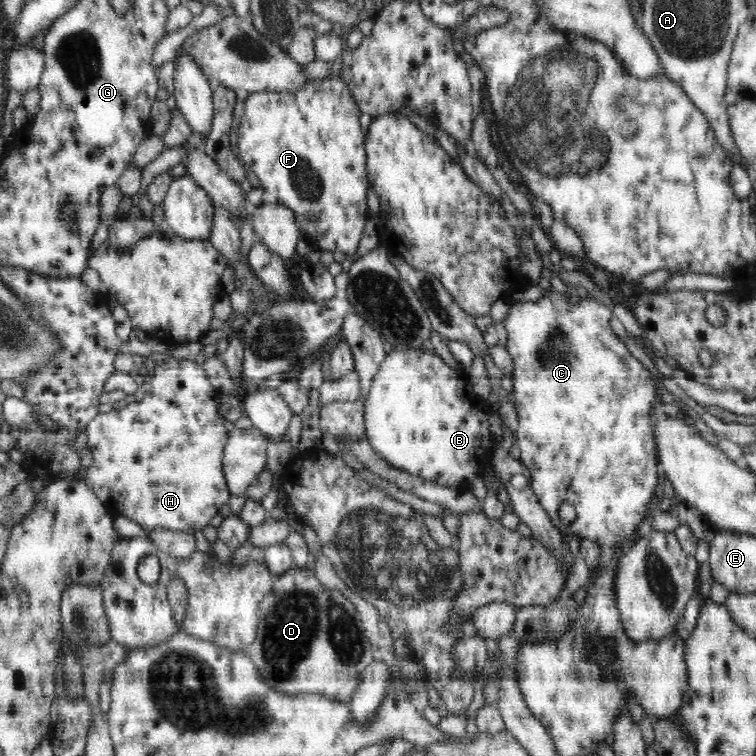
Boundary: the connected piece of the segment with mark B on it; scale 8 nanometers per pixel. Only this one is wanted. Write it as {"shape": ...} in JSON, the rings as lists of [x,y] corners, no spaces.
{"shape":[[[393,348],[374,376],[364,407],[364,438],[382,459],[398,469],[441,486],[462,490],[473,478],[482,476],[490,465],[496,446],[495,437],[490,432],[491,410],[474,396],[466,376],[459,375],[434,352]]]}

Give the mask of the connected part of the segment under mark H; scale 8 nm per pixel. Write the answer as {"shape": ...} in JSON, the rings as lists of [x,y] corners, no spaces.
{"shape":[[[164,357],[158,359],[155,374],[147,378],[146,382],[138,388],[134,396],[136,400],[128,403],[123,410],[116,411],[111,409],[107,412],[102,411],[96,414],[96,417],[91,422],[88,422],[84,432],[87,434],[87,446],[88,450],[92,452],[93,462],[87,468],[86,477],[83,479],[83,482],[90,486],[90,489],[106,505],[106,508],[113,517],[122,515],[130,520],[134,520],[146,532],[164,528],[166,530],[170,529],[170,531],[176,530],[194,534],[195,530],[203,530],[214,514],[218,513],[218,509],[222,504],[228,504],[231,495],[222,466],[222,453],[230,433],[224,427],[223,411],[218,410],[216,407],[215,401],[220,396],[219,391],[215,390],[214,386],[210,383],[200,361],[177,360],[173,357],[167,359],[167,357]]]}

